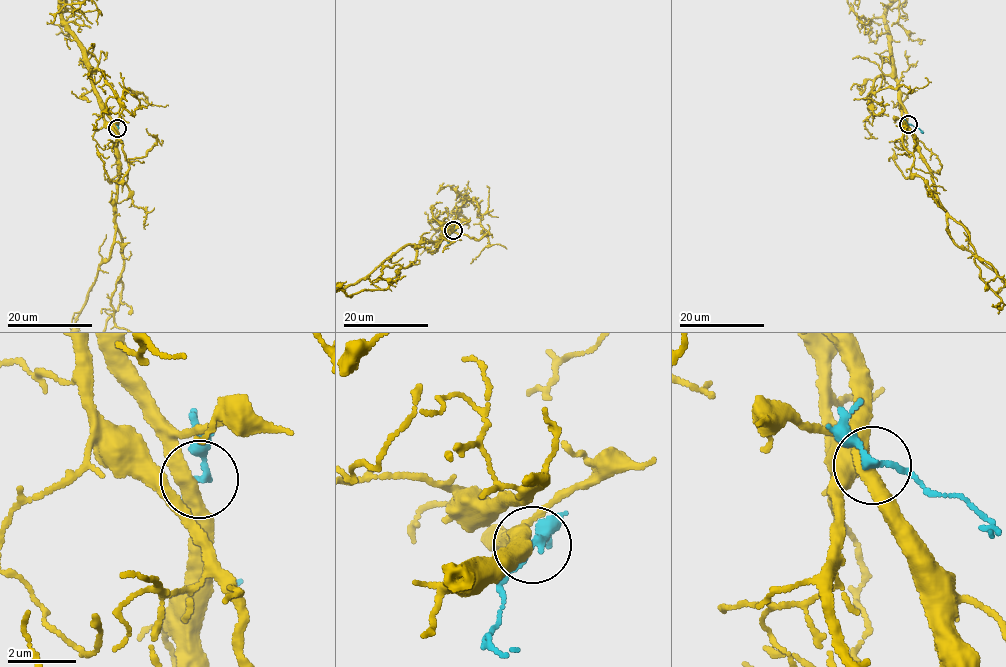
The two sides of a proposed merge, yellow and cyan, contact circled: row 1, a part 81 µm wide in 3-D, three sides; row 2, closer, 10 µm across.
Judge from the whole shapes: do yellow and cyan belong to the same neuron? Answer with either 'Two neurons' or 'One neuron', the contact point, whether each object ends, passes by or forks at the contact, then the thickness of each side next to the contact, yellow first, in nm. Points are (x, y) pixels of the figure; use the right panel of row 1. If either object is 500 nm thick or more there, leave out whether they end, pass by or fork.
Two neurons. Place: (908, 124). At the ring yellow passes by. At the ring cyan passes by. Thickness 440 nm (yellow) against 160 nm

